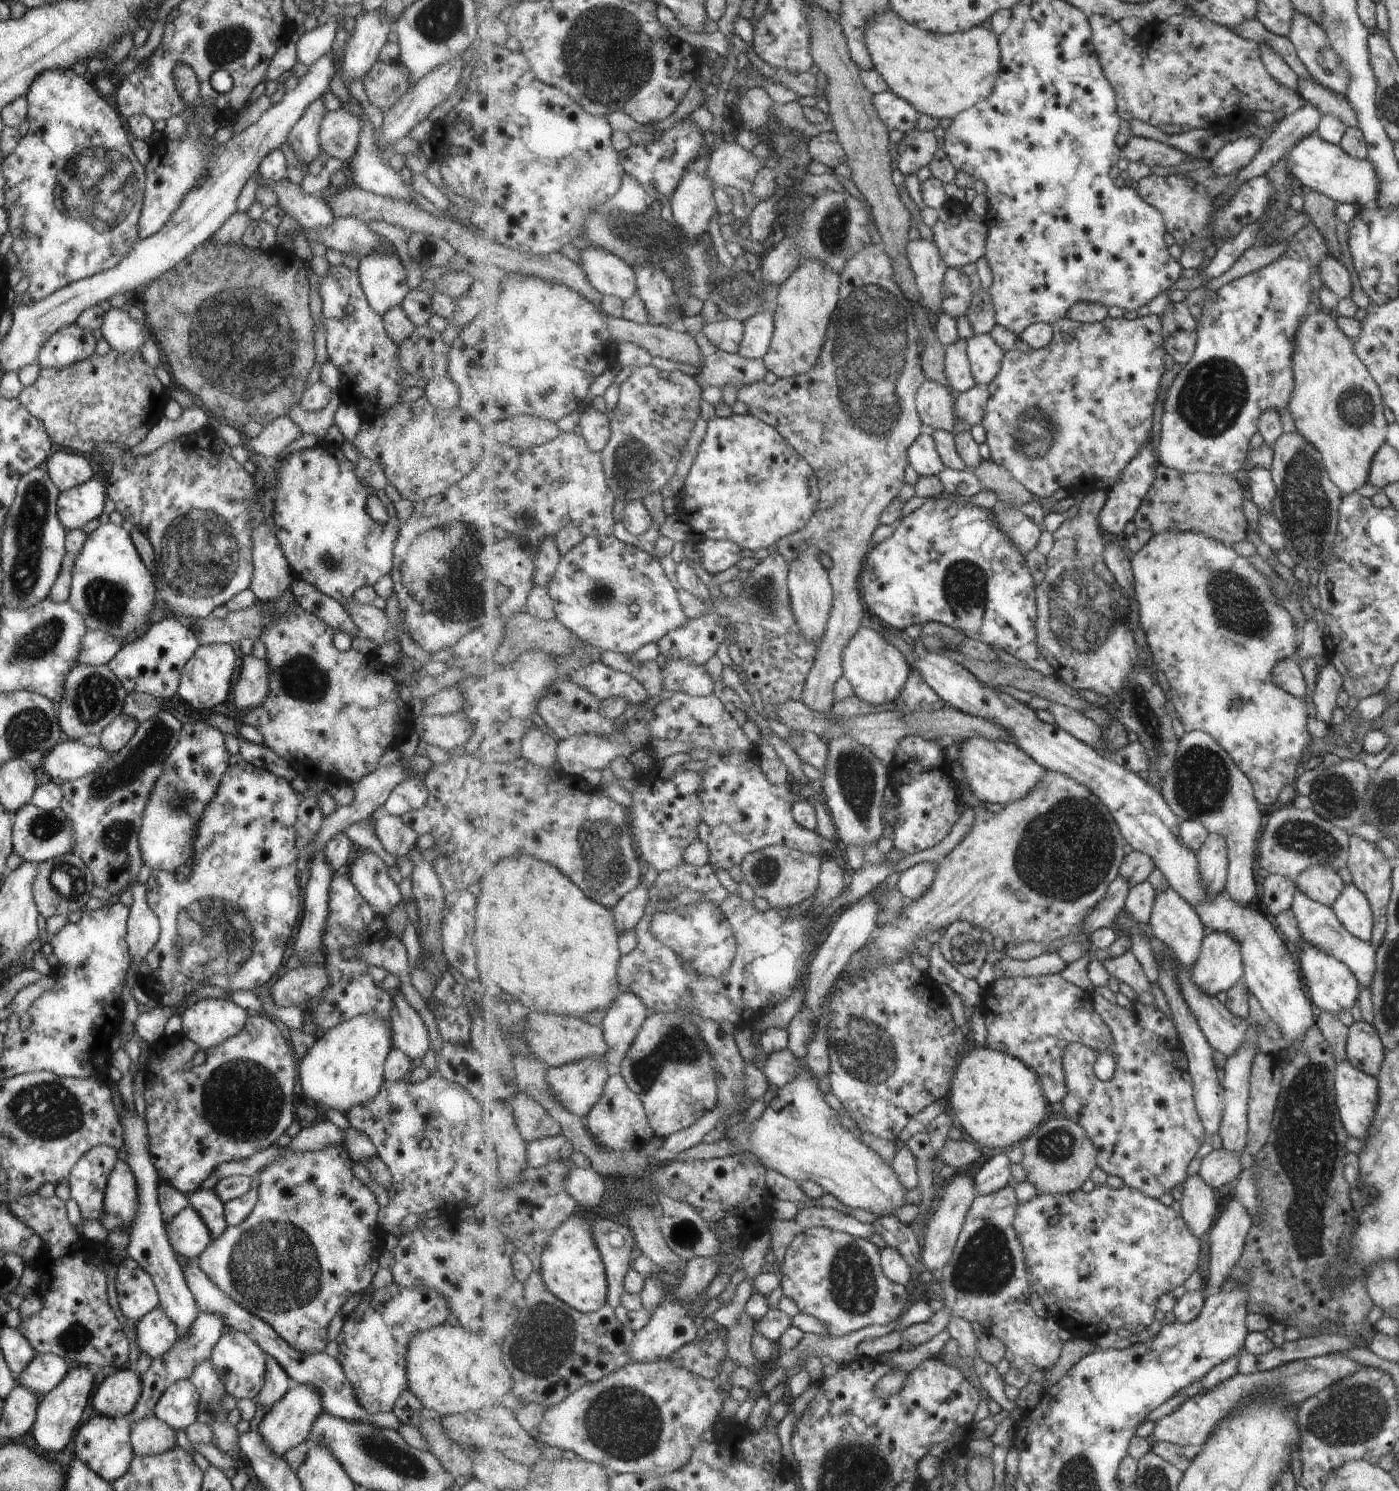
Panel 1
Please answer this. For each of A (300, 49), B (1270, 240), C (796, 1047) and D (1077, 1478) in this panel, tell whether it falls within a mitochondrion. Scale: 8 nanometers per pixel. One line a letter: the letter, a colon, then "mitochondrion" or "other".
A: other
B: other
C: other
D: mitochondrion

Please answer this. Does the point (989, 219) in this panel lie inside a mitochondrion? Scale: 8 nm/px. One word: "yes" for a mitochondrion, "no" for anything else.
no

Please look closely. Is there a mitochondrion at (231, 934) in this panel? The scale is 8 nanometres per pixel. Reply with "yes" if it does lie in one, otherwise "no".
yes

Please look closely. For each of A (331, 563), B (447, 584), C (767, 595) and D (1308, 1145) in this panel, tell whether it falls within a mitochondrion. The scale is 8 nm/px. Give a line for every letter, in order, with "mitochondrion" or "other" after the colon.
A: mitochondrion
B: mitochondrion
C: mitochondrion
D: mitochondrion

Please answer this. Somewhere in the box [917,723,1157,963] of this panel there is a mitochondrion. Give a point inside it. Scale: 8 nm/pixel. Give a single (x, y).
(1064, 854)

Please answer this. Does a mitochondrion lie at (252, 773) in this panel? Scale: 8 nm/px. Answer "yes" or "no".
no

